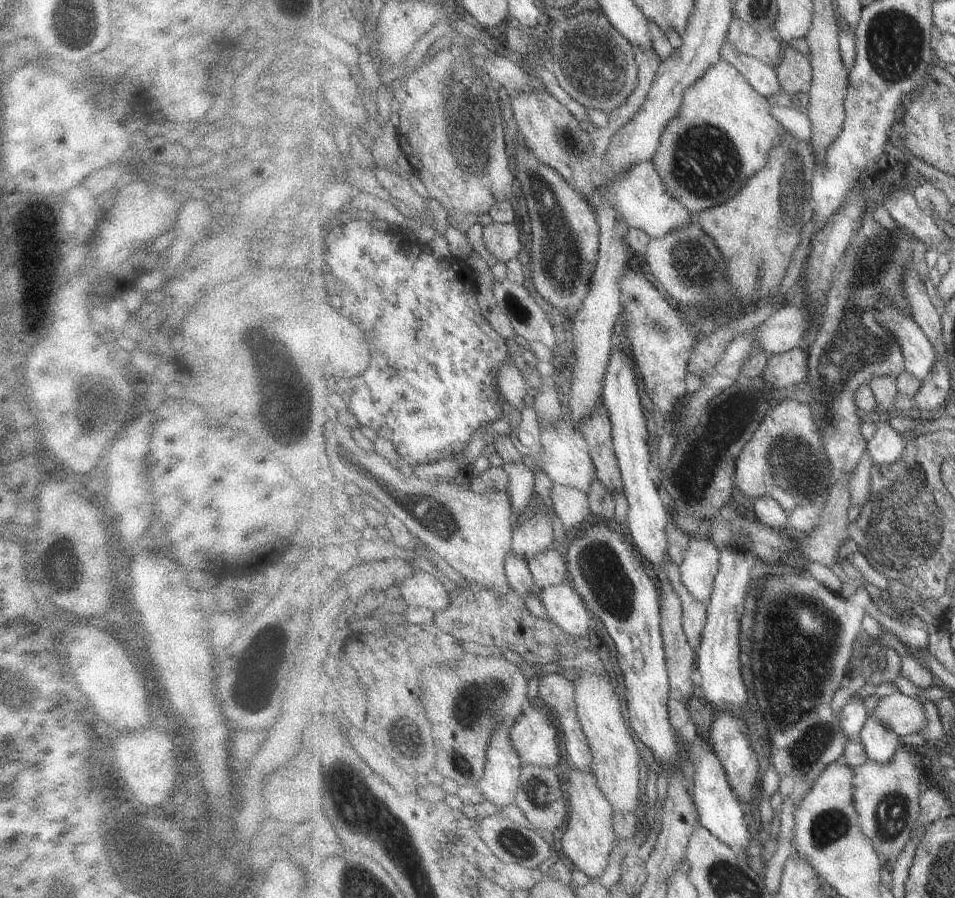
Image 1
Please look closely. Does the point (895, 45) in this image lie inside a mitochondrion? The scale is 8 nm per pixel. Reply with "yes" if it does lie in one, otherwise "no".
yes

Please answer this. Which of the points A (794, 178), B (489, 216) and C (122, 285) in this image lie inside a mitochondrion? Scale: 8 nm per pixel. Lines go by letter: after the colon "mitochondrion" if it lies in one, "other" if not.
A: mitochondrion
B: other
C: other

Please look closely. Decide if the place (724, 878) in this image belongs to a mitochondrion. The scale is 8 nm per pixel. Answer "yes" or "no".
yes

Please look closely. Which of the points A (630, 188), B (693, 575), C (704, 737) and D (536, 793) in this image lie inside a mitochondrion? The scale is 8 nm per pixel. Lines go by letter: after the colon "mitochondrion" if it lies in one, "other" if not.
A: other
B: other
C: other
D: mitochondrion

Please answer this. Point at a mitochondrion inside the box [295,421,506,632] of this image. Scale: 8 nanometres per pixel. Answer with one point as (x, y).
(435, 516)

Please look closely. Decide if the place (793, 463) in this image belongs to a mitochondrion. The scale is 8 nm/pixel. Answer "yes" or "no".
yes

